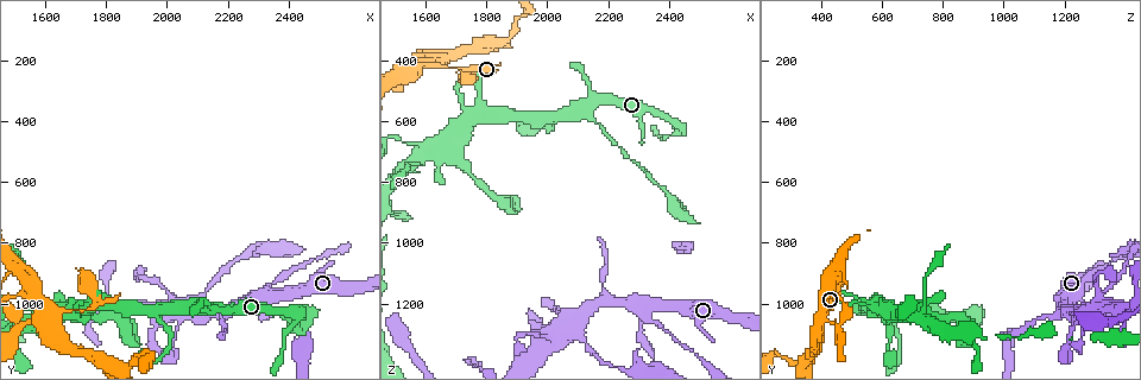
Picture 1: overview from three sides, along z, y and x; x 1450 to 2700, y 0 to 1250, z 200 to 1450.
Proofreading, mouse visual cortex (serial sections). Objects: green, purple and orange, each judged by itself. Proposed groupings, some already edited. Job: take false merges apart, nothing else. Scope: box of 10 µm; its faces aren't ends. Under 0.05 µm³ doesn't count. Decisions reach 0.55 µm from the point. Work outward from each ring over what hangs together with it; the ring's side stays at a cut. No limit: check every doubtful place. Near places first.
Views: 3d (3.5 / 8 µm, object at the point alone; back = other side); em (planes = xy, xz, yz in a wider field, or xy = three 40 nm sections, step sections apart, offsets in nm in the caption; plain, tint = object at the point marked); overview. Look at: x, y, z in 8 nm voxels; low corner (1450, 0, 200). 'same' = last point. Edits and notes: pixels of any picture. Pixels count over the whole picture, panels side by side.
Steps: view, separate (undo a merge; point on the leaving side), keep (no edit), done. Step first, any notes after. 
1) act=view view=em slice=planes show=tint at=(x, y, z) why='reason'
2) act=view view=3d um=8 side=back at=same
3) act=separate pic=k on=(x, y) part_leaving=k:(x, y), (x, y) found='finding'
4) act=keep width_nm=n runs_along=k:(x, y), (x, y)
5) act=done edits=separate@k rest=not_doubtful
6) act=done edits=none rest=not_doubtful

act=view view=3d um=3.5 at=(2120, 1020, 550) why='branch point'

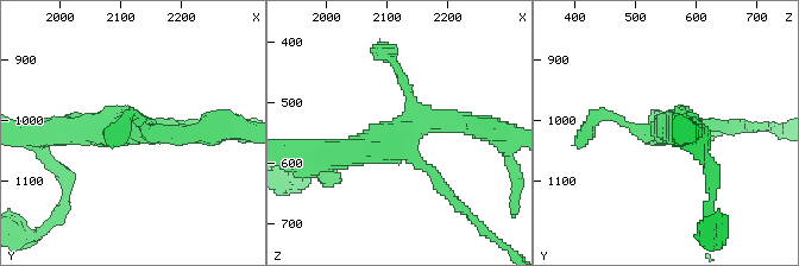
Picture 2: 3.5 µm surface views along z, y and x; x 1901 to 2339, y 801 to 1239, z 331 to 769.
act=view view=em slice=xy step=2 show=tint at=(2120, 1015, 555)

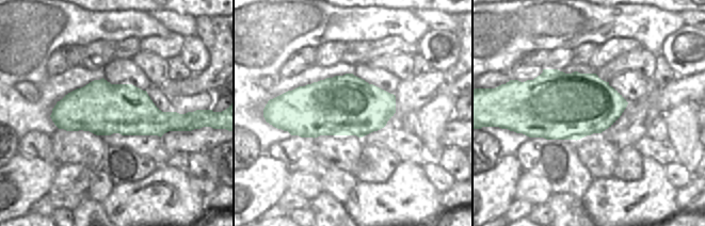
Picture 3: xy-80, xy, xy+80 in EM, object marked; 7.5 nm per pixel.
act=view view=em slice=planes show=tint at=same

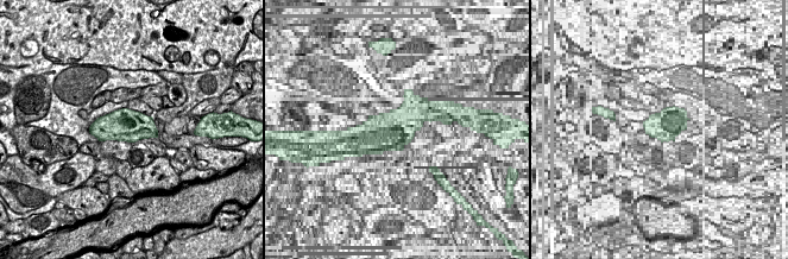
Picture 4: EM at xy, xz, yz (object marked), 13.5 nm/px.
act=keep runs_along=2:(476, 125), (321, 156) found='one cell here'

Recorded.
act=view view=3d um=8 at=(1580, 1040, 720) why='looks like a crossing'

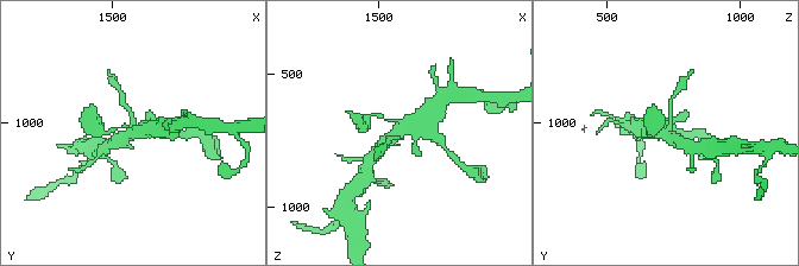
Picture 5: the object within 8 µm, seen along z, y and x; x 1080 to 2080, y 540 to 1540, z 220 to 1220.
act=view view=3d um=3.5 at=same

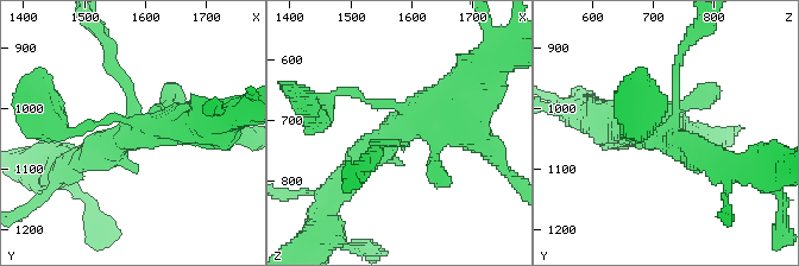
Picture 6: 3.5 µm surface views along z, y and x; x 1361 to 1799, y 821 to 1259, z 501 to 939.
act=view view=em slice=planes show=tint at=(1575, 1050, 720) why='need the tissue'

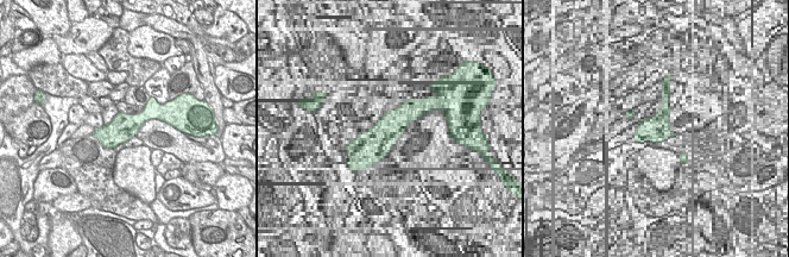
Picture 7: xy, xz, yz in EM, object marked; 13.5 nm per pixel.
act=keep found='all the same cell'

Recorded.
act=view view=em slice=xy step=5 show=tint at=(1640, 1020, 410) why='looks like a crossing'

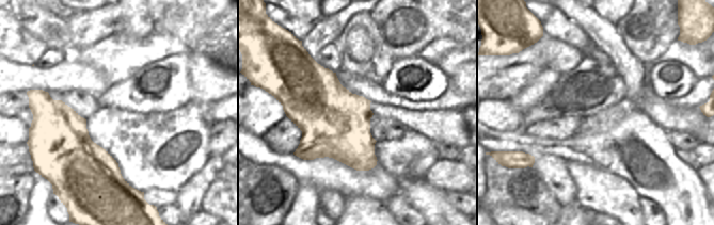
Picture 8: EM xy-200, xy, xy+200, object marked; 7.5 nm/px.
act=view view=3d um=3.5 at=same

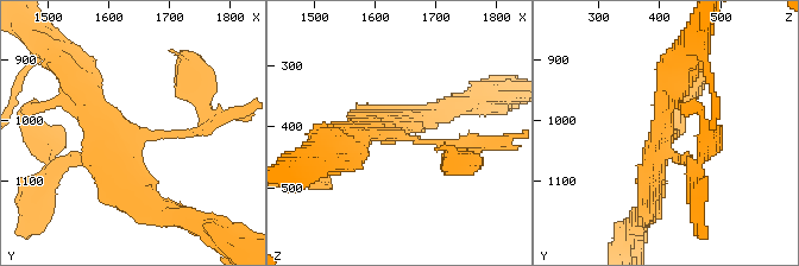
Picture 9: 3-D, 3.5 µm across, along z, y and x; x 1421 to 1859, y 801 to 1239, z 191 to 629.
act=keep runs_along=9:(205, 127), (118, 149), (150, 200) found='continuous, no second cell'

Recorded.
act=view view=3d um=3.5 at=(1540, 950, 420) why='two arms in line, one across'

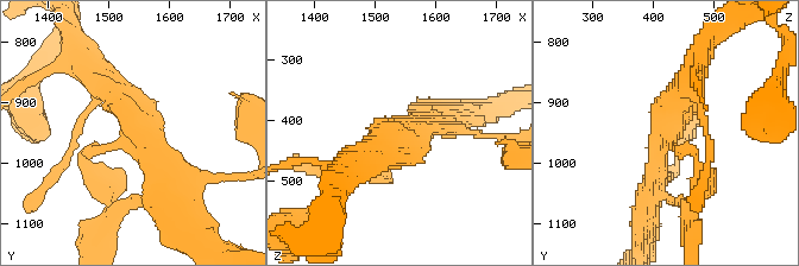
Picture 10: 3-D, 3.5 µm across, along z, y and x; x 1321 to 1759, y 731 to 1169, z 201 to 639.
act=view view=em slice=xy step=3 show=tint at=(1550, 955, 425) arms=3 arm_widths_nm=150,250,350 why='need the tissue'

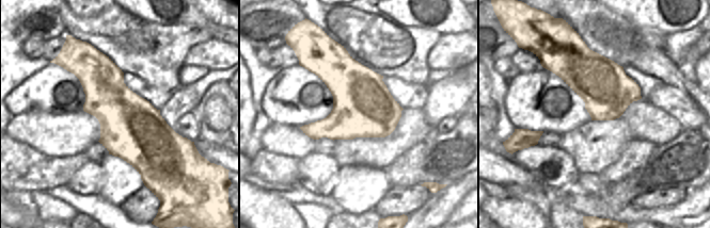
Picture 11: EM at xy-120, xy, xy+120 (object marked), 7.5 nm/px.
act=keep found='all the same cell'

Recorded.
act=view view=3d um=3.5 at=(1530, 1070, 460) why='thin neck'

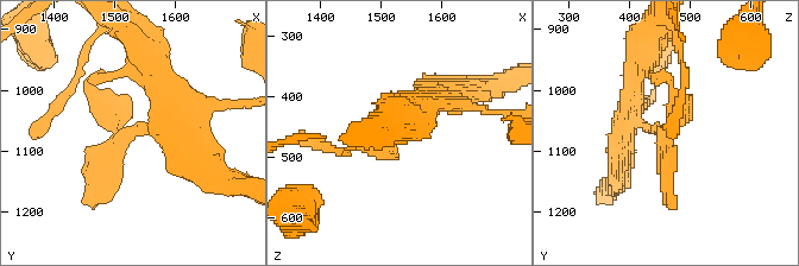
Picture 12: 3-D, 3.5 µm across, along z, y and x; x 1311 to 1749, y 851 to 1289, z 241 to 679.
act=view view=em slice=planes show=tint at=(1530, 1070, 455) why='shape alone is not enough'

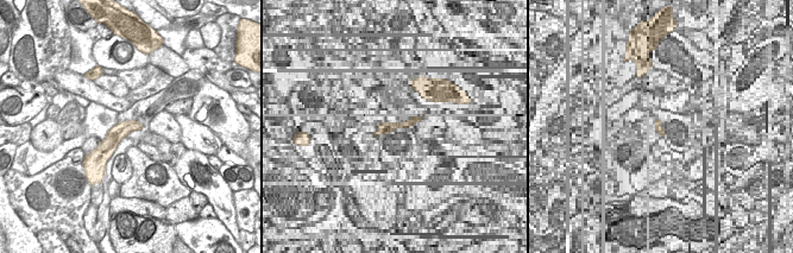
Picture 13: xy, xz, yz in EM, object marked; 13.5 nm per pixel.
act=view view=em slice=xy step=1 show=tint at=same

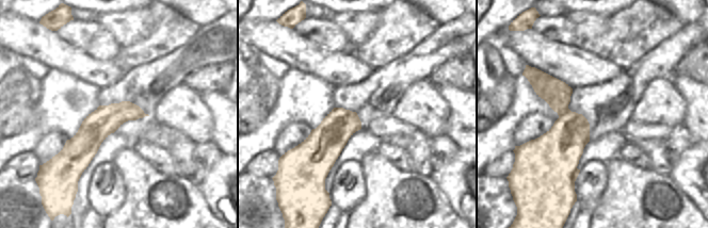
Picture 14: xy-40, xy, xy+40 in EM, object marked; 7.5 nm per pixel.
act=keep runs_along=12:(195, 108), (104, 154), (96, 195) found='one cell here'

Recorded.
act=view view=3d um=3.5 at=(2310, 970, 1210) why='looks like a crossing'

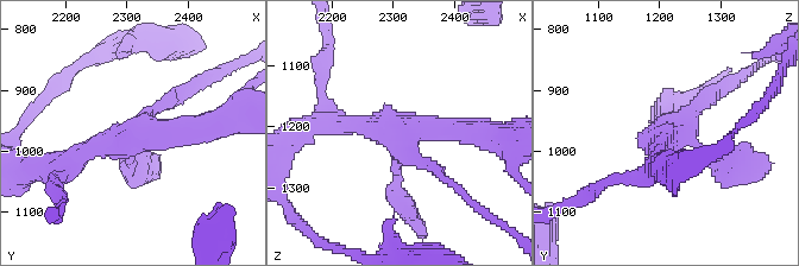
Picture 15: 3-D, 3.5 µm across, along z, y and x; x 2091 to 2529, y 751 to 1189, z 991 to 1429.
act=view view=em slice=xy step=2 show=tint at=(2310, 975, 1200) arms=4 arm_widths_nm=150,150,250,300

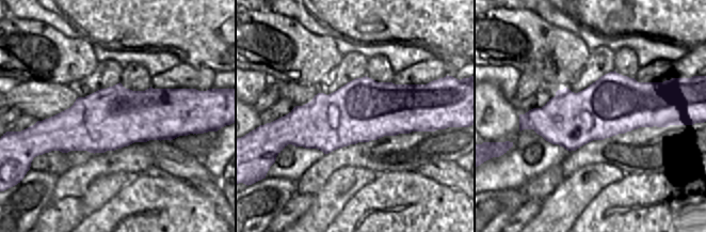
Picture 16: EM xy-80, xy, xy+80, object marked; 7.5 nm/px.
act=keep runs_along=15:(211, 125), (89, 146), (57, 169) found='continuous, no second cell'

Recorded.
act=view view=3d um=3.5 at=(2070, 1010, 1280) why='looks like a crossing'

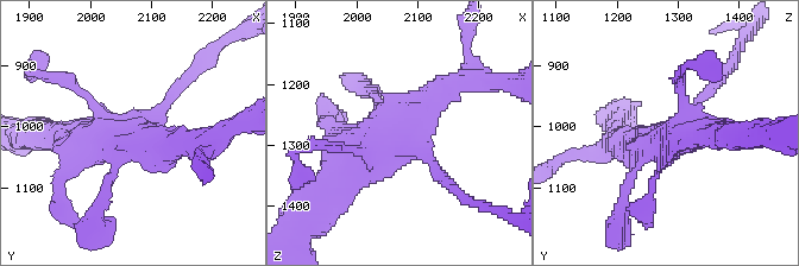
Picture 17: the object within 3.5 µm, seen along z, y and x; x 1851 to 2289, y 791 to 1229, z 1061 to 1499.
act=view view=em slice=xy step=5 show=tint at=(2065, 1015, 1285) why='shape alone is not enough'

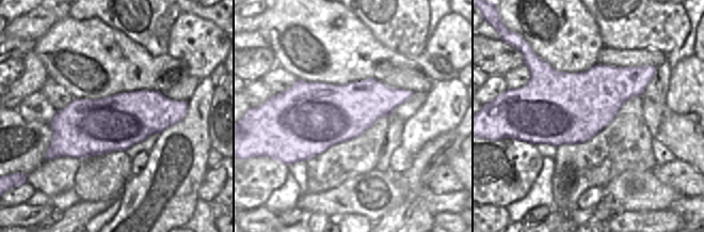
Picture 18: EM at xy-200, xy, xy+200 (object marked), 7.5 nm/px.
act=keep runs_along=17:(454, 82), (334, 185) found='all the same cell'

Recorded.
act=done edits=none rest=not_doubtful

